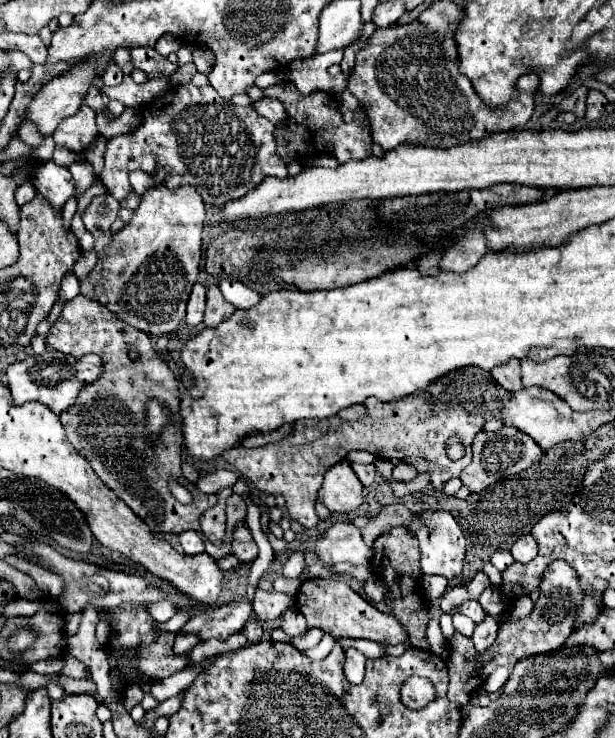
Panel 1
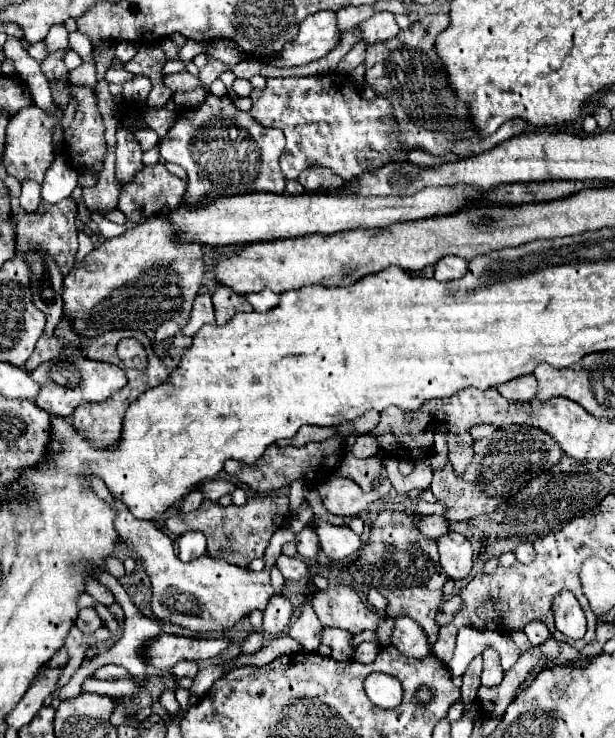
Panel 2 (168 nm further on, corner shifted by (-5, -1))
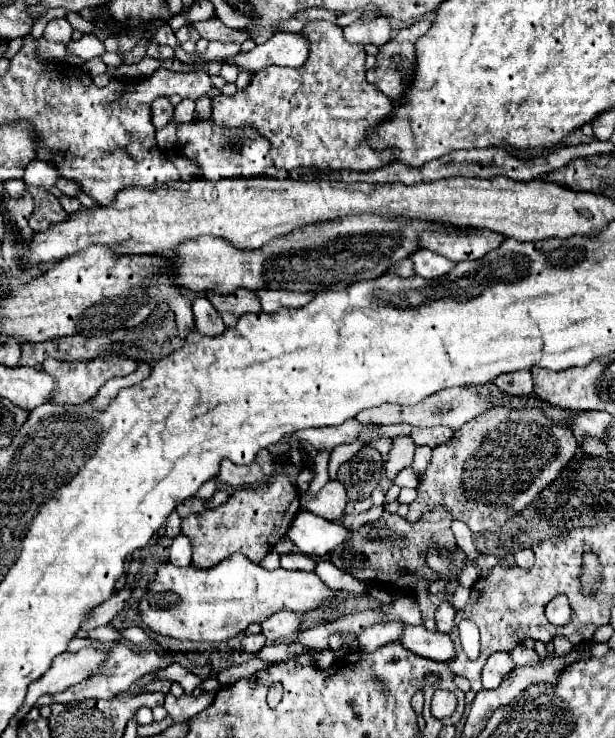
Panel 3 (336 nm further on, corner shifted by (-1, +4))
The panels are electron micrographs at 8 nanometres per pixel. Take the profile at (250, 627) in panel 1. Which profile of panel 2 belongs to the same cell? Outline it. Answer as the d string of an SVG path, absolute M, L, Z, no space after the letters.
M250 632L242 644L242 654L256 654L262 646L264 646L264 634L262 632Z

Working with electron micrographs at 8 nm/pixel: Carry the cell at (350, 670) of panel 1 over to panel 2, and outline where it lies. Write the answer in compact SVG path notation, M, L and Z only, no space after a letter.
M362 642L354 652L354 660L362 662L362 664L370 664L370 662L374 662L376 654L378 654L378 644L376 642Z

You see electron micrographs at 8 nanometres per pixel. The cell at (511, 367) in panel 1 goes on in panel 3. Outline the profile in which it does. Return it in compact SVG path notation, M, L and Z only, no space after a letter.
M530 371L504 373L502 377L496 377L494 383L498 385L498 389L504 389L504 393L508 395L526 397L532 393L532 373Z

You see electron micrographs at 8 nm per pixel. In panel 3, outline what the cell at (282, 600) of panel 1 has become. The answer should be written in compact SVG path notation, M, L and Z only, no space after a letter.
M282 609L262 623L262 633L270 641L280 641L280 639L294 635L298 631L298 627L300 627L300 619L294 613L290 613L288 609Z

